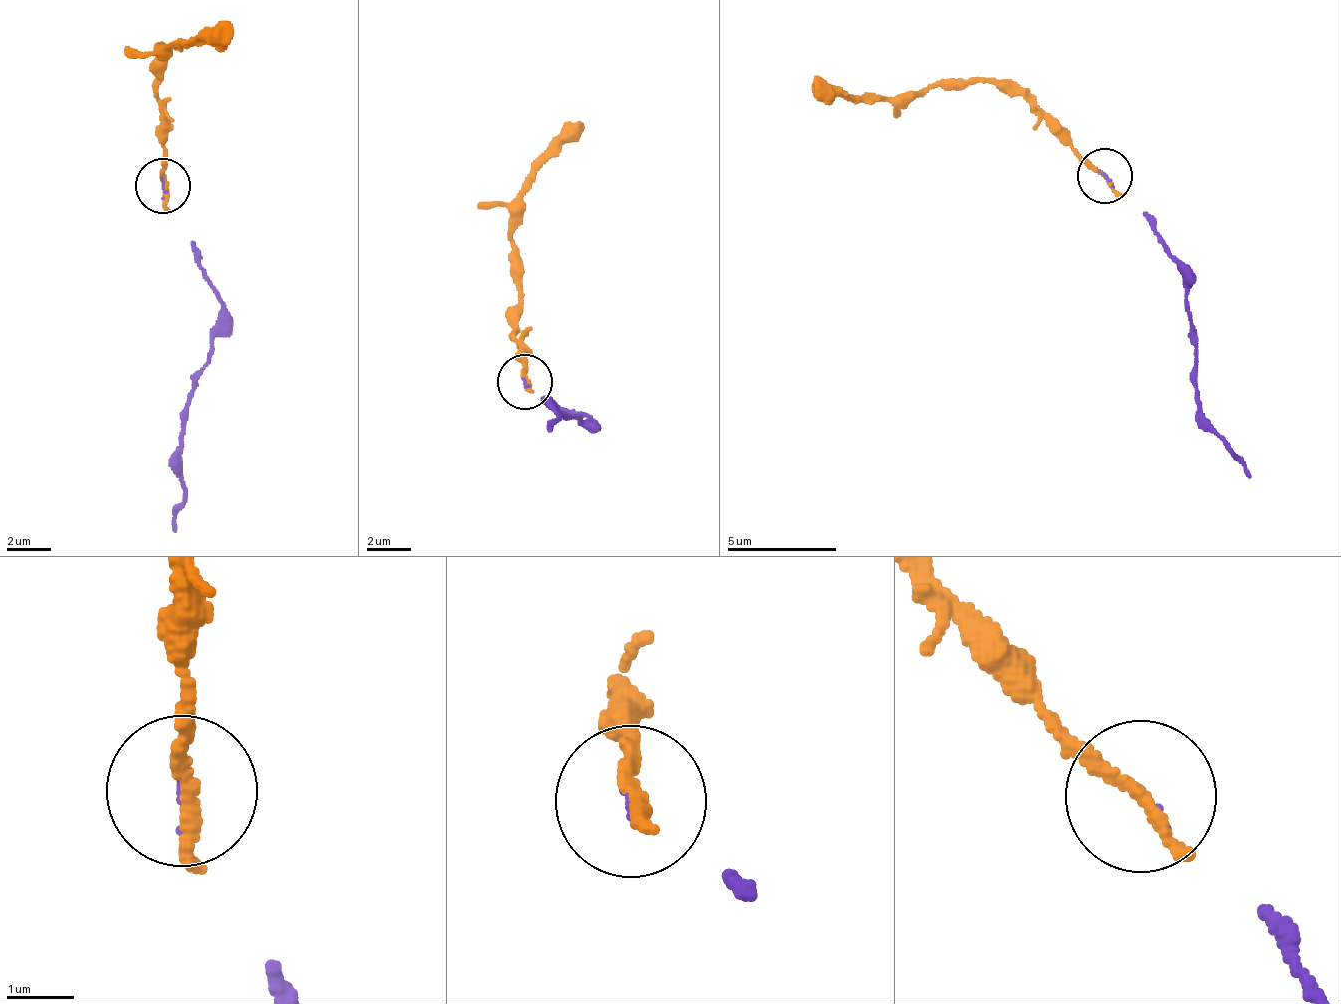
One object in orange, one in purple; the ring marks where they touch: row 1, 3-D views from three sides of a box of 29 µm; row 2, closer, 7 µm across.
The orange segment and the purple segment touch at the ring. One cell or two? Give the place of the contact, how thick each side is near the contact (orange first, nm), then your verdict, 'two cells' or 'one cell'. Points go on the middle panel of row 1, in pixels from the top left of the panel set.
place (525, 382); calibres 190 and 70 nm; two cells

